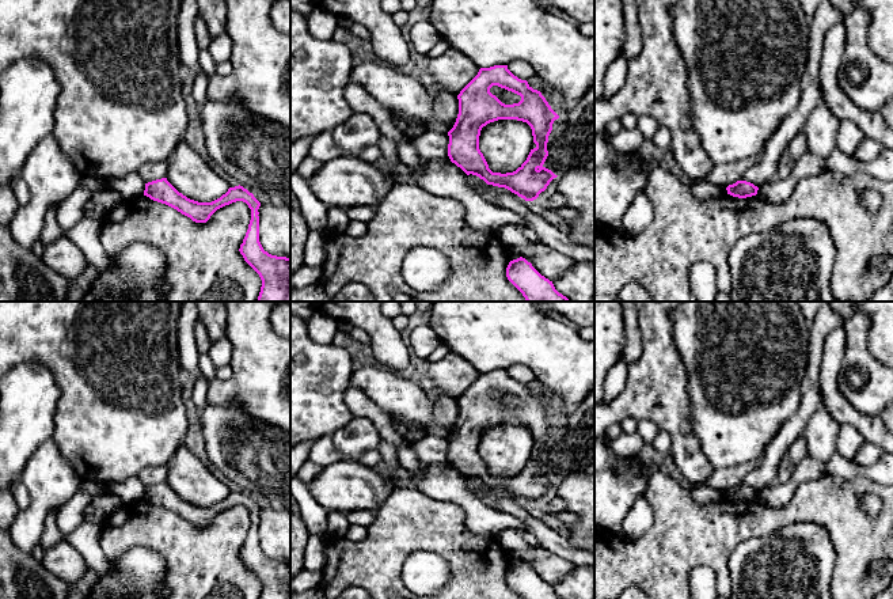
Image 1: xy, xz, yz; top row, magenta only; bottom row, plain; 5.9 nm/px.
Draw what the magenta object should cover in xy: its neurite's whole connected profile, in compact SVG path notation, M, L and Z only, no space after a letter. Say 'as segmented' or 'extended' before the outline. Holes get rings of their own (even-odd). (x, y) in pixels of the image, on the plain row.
as segmented; M162 482L145 488L144 500L176 513L195 527L206 527L225 509L236 505L246 507L251 513L251 524L239 556L262 584L259 599L290 599L290 562L271 560L263 554L259 546L261 507L247 493L239 489L229 492L212 507L198 507L179 497L167 482Z

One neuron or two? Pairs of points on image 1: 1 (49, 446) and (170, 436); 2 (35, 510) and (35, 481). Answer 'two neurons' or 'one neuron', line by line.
1: two neurons
2: one neuron

